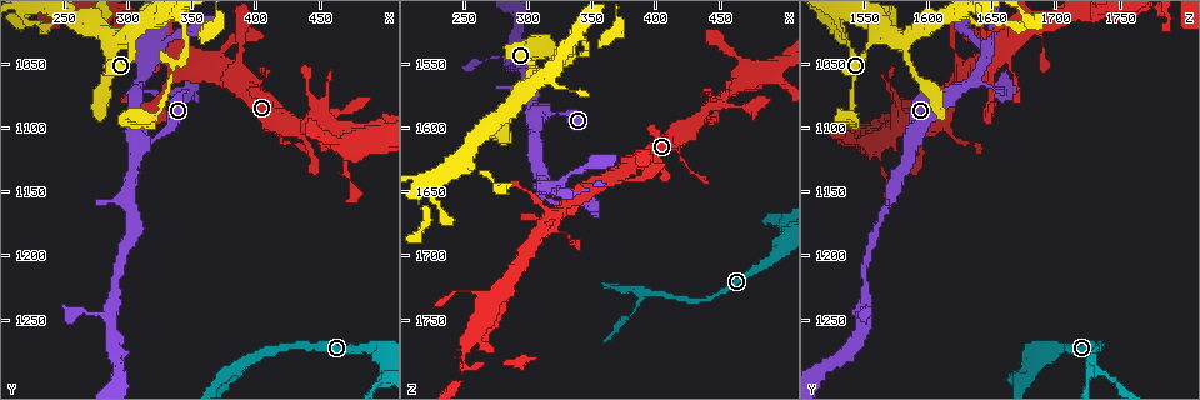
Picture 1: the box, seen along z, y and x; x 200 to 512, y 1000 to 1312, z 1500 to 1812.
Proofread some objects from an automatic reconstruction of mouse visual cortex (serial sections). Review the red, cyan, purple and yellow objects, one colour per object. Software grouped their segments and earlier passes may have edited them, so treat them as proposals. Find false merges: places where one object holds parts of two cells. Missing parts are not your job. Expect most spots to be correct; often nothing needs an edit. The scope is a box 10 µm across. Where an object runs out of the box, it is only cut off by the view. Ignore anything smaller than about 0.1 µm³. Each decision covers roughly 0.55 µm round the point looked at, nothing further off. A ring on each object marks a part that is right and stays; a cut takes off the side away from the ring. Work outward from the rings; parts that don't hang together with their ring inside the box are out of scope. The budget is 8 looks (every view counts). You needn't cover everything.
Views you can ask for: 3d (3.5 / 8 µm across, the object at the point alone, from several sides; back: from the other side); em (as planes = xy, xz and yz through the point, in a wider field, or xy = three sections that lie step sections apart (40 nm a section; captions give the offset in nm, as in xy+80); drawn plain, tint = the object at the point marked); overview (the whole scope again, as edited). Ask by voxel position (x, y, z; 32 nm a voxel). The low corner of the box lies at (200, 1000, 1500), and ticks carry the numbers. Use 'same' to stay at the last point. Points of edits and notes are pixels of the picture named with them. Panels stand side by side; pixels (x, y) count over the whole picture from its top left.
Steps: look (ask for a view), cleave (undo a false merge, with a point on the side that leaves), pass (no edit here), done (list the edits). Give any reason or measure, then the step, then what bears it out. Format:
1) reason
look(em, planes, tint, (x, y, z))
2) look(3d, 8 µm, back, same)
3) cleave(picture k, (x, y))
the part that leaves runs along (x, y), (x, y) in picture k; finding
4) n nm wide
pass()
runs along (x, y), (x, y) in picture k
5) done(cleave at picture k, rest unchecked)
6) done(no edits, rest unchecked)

thin neck
look(em, xy, step 5, tint, (338, 1058, 1544))

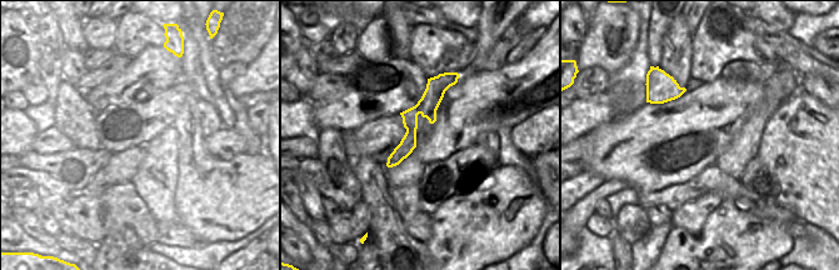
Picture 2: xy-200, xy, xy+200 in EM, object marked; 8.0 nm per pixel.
wider look
look(3d, 3.5 µm, same)

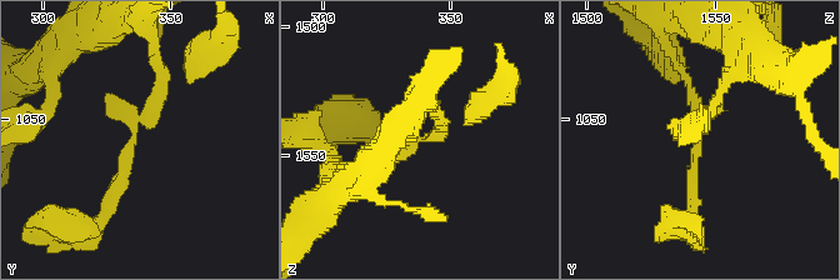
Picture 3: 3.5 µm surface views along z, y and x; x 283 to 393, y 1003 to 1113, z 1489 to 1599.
pass()
runs along (443, 79), (390, 163) in picture 2; all the same cell

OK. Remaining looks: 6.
three arms meet
look(3d, 3.5 µm, (310, 1110, 1590))

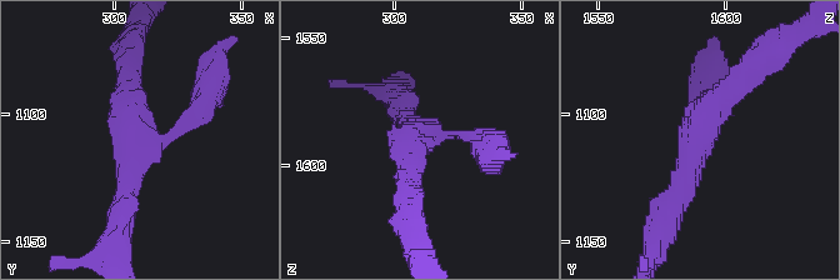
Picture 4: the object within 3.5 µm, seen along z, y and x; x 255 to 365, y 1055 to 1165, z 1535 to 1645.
3 arms; arms of 250, 300, 350 nm
look(em, xy, step 3, tint, (311, 1112, 1588))

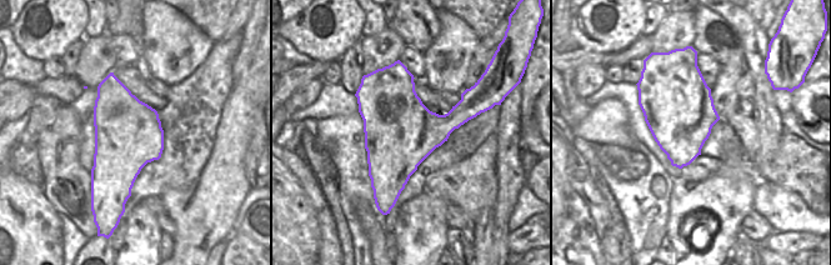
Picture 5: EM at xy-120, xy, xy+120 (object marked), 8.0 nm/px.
cut it another way
look(em, xy, step 2, tint, same)

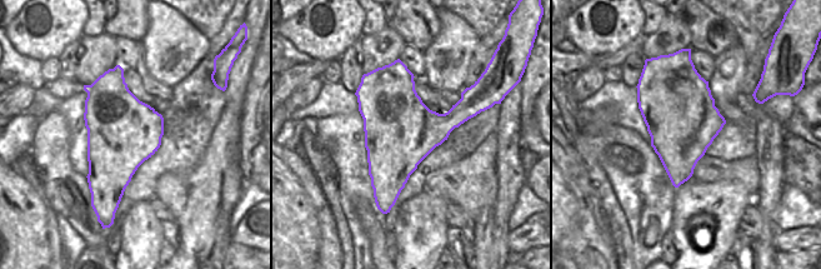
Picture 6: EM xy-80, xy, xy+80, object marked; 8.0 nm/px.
pass()
runs along (209, 94), (179, 133), (133, 155), (121, 216) in picture 4; continuous, no second cell

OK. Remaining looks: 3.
abrupt turn
look(3d, 8 µm, (312, 1048, 1646))

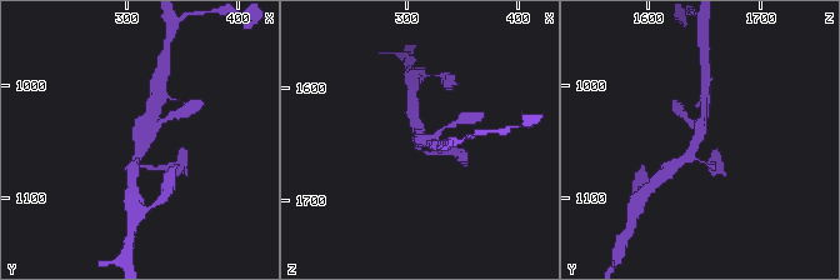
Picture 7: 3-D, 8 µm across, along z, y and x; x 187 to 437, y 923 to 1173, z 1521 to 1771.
zoom in
look(3d, 3.5 µm, same)

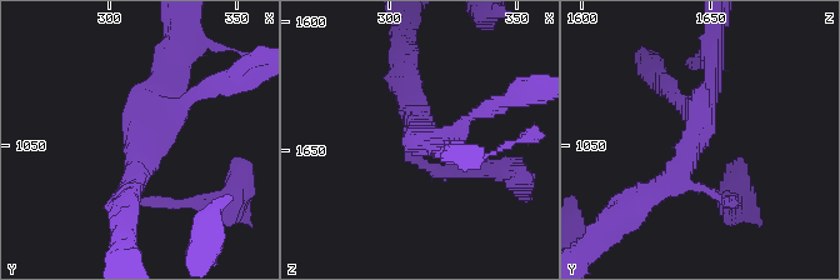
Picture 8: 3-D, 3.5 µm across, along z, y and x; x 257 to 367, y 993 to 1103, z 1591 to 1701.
3 arms; arms of 200, 250, 300 nm; need the tissue
look(em, xy, step 2, tint, (314, 1048, 1645))

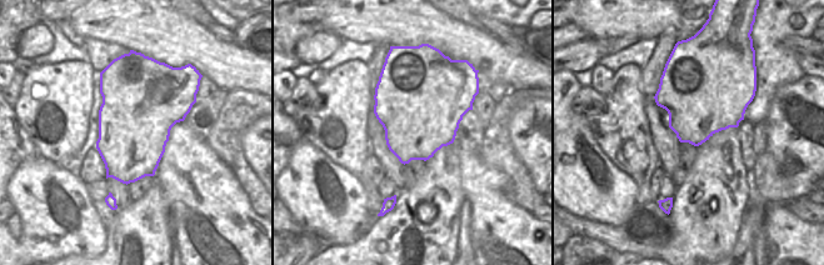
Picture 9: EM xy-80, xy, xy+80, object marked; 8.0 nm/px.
pass()
runs along (648, 195), (693, 145), (711, 61) in picture 8; all the same cell

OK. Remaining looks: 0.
done(no edits, rest unchecked)

